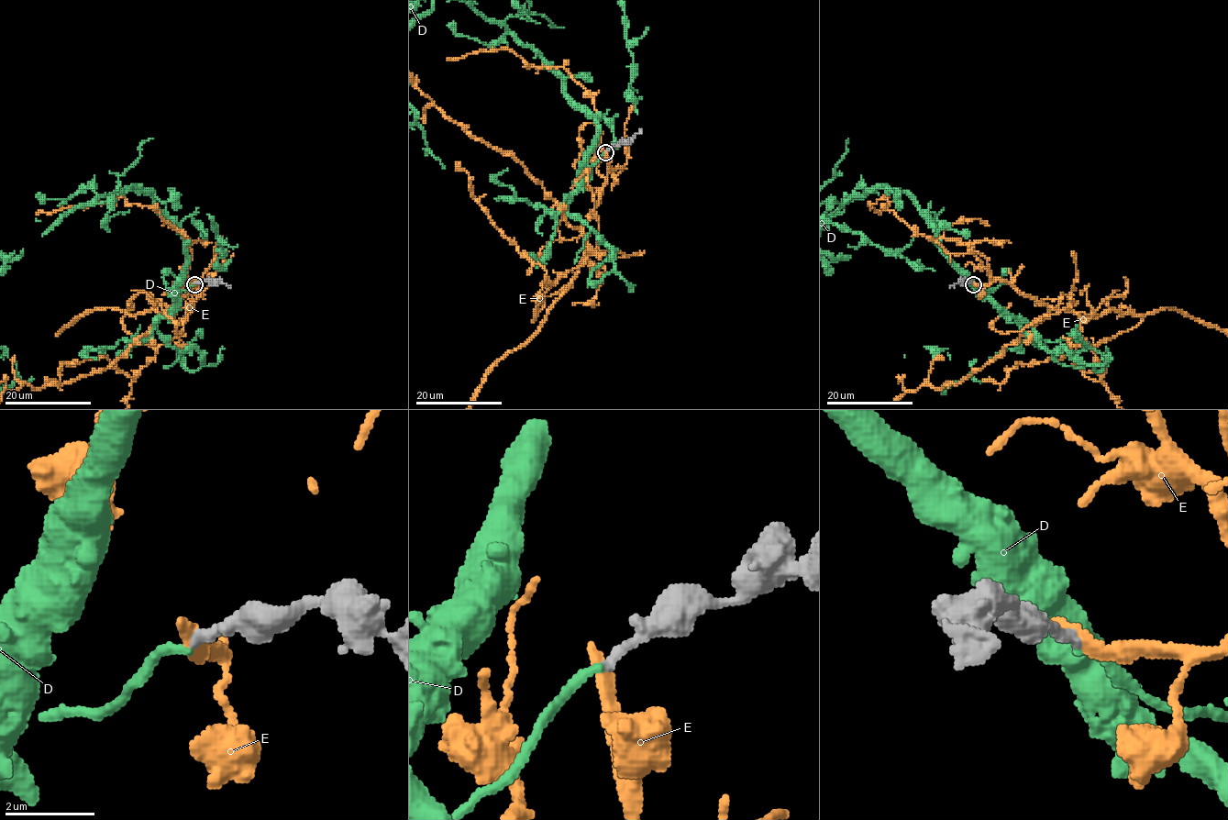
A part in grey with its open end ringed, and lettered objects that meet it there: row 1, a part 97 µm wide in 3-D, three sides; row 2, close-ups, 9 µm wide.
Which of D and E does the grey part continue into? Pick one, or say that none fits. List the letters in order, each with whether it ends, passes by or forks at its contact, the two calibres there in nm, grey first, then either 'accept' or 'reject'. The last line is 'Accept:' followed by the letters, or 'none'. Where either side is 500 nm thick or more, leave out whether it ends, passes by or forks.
D: it ends | 220/200 nm | accept
E: it ends | 240/360 nm | reject
Accept: D

